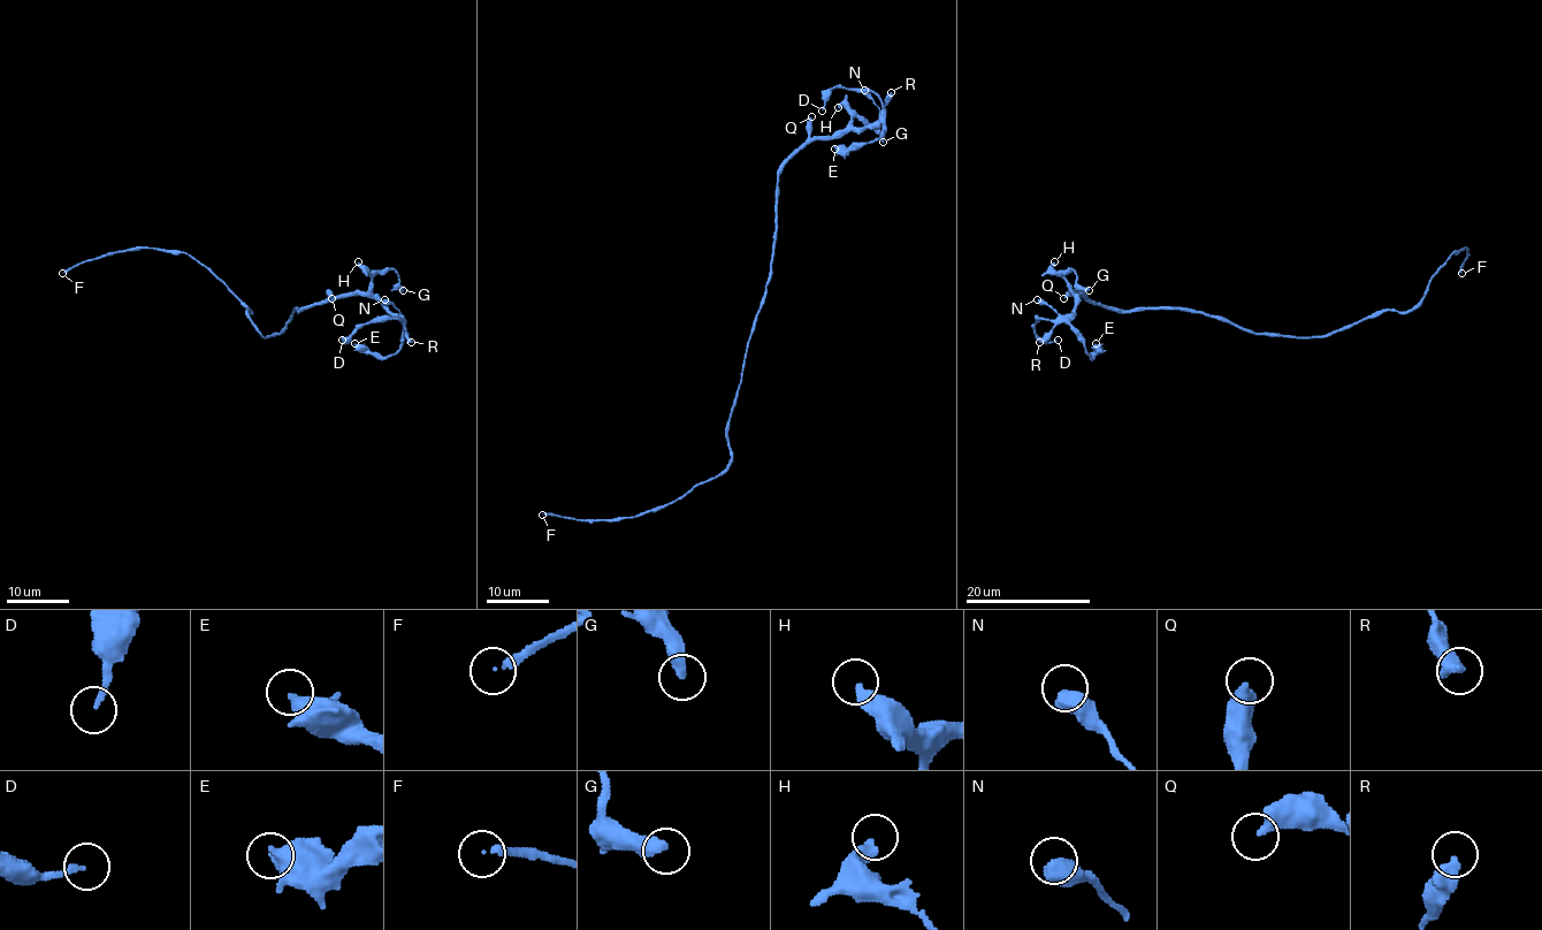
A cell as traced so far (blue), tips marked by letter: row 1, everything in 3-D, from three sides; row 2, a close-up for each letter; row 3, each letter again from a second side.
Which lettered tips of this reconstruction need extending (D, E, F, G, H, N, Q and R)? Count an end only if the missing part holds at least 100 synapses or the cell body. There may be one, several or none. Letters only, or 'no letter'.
F

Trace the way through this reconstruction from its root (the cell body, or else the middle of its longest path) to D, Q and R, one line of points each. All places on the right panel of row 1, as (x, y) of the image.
D: (1266, 334), (1178, 309), (1113, 311), (1079, 295), (1066, 317), (1036, 321), (1040, 338), (1058, 340)
Q: (1266, 334), (1257, 334), (1198, 312), (1111, 311), (1084, 296), (1063, 298)
R: (1266, 334), (1178, 309), (1113, 311), (1079, 295), (1075, 309), (1039, 342)

